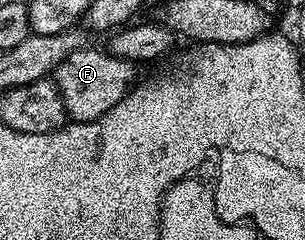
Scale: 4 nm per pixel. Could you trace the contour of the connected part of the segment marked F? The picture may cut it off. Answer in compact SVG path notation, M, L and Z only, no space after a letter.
M82 48L71 52L56 68L51 75L52 82L57 85L61 93L61 99L65 105L65 113L74 122L90 122L99 120L119 100L123 100L129 95L130 90L135 85L133 79L134 63L123 60L119 56L101 50L89 50Z

